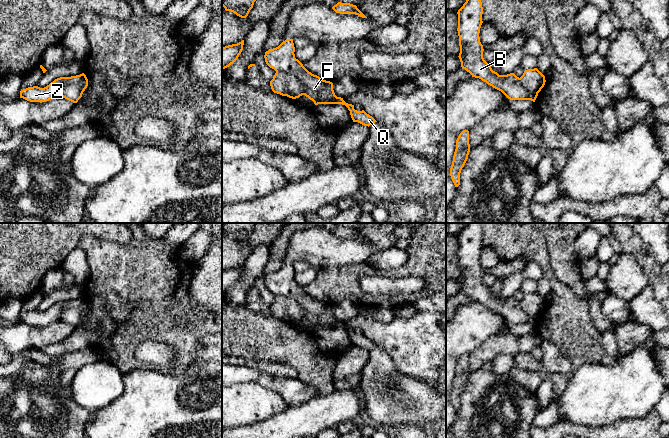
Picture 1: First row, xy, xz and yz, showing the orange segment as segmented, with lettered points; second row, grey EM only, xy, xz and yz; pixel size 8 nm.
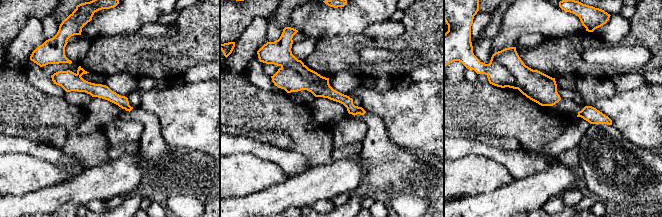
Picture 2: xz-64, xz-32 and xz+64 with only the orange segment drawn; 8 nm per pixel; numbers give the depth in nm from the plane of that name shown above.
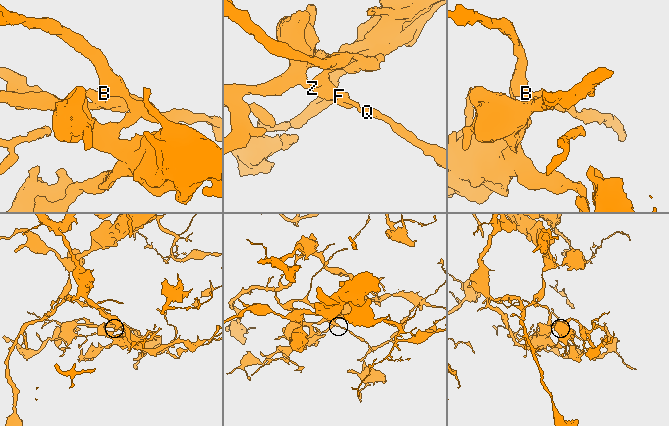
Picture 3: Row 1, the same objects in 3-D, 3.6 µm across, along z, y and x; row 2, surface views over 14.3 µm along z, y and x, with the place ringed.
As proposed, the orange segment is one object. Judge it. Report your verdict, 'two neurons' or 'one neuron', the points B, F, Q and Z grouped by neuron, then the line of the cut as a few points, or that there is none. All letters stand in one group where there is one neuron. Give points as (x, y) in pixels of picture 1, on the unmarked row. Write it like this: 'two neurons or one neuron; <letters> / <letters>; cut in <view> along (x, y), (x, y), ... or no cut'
two neurons; B F / Q Z; cut in xz along (276, 294), (291, 296), (304, 311), (304, 318)

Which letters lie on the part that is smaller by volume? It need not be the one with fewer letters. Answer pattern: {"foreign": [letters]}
{"foreign": ["Q", "Z"]}

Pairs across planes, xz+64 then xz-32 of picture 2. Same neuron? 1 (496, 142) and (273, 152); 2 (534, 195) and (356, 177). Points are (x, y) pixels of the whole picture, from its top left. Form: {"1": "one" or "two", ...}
{"1": "two", "2": "one"}

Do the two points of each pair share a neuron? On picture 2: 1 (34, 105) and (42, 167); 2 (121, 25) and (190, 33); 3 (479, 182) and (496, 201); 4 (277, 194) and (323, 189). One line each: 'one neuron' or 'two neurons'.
1: two neurons
2: two neurons
3: two neurons
4: one neuron

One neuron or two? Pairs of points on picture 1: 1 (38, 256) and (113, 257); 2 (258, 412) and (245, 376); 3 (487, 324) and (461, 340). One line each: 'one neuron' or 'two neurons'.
1: two neurons
2: two neurons
3: one neuron

